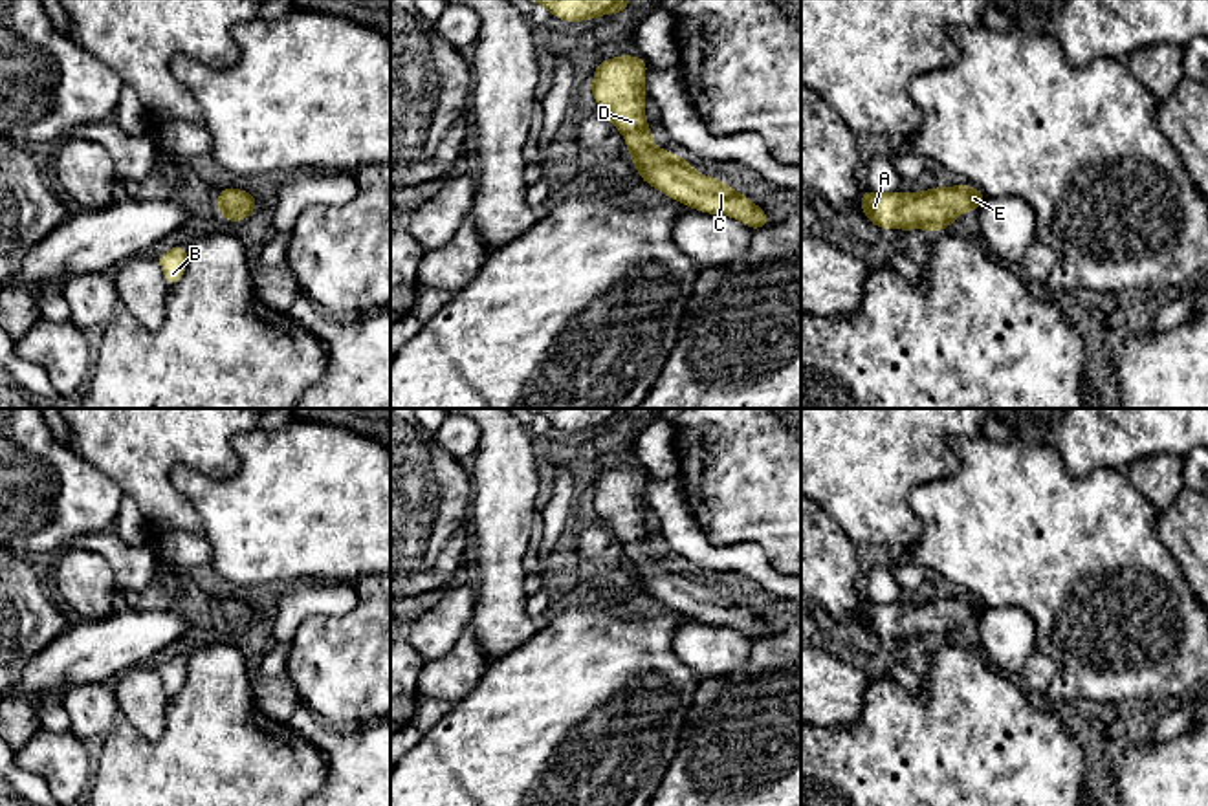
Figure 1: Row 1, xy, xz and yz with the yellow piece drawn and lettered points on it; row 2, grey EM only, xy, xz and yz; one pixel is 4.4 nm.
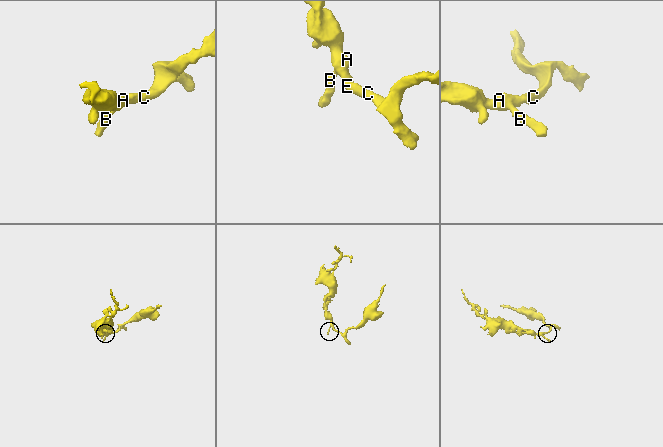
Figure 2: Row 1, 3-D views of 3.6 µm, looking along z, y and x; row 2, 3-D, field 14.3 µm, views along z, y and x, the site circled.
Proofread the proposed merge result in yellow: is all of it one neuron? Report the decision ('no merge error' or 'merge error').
no merge error

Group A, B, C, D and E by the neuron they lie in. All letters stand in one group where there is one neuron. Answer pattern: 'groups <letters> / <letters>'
groups A B C D E

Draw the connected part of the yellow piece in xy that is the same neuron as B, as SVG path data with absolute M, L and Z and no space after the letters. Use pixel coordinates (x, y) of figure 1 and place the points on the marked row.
M180 244L158 256L158 264L159 264L163 277L170 288L176 286L185 273L187 249L189 249L187 245Z

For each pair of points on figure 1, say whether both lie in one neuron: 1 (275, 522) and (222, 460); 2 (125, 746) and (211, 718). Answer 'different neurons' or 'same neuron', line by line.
1: different neurons
2: same neuron

